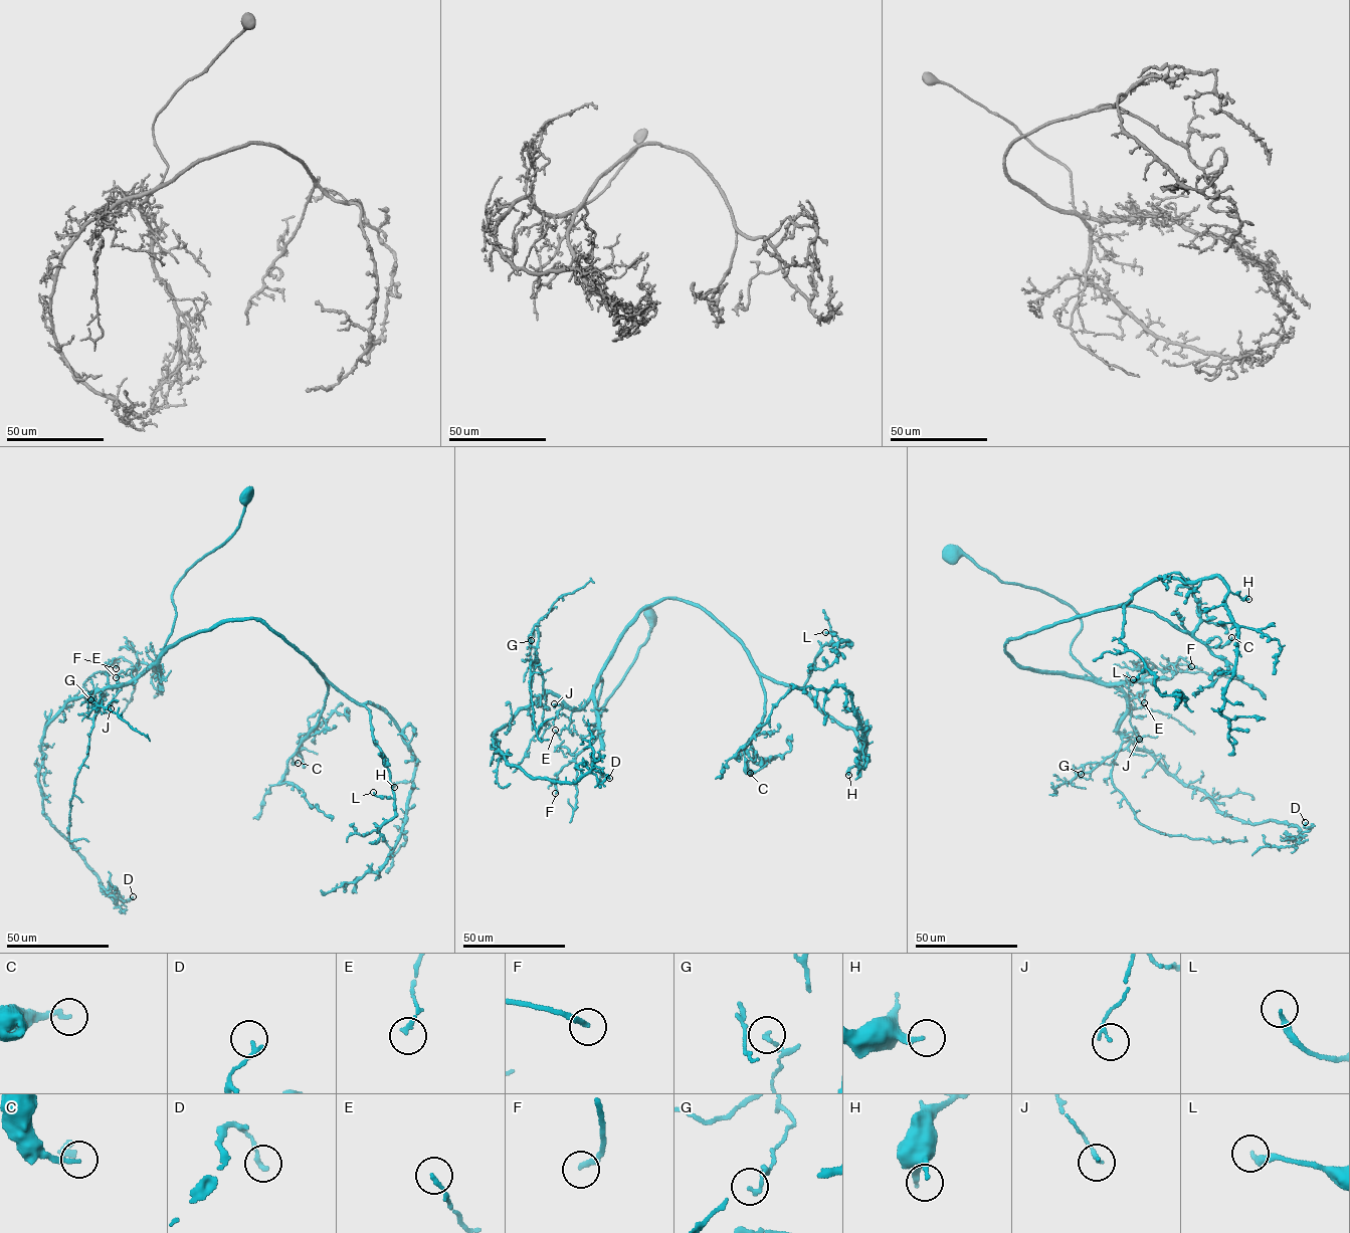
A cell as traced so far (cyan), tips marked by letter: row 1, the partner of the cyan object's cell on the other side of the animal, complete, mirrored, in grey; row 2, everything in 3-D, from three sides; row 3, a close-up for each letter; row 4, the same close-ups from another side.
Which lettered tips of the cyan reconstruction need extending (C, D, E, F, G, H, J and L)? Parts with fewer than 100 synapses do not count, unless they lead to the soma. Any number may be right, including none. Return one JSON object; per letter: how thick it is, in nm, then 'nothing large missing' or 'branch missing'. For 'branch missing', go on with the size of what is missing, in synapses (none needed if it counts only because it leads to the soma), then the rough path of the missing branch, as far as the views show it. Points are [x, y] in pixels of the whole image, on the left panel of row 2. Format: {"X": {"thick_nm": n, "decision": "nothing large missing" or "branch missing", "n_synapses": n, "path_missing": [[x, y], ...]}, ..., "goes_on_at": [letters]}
{"C": {"thick_nm": 200, "decision": "nothing large missing"}, "D": {"thick_nm": 180, "decision": "branch missing", "n_synapses": 1500}, "E": {"thick_nm": 140, "decision": "nothing large missing"}, "F": {"thick_nm": 200, "decision": "nothing large missing"}, "G": {"thick_nm": 150, "decision": "nothing large missing"}, "H": {"thick_nm": 240, "decision": "nothing large missing"}, "J": {"thick_nm": 140, "decision": "nothing large missing"}, "L": {"thick_nm": 260, "decision": "nothing large missing"}, "goes_on_at": ["D"]}

